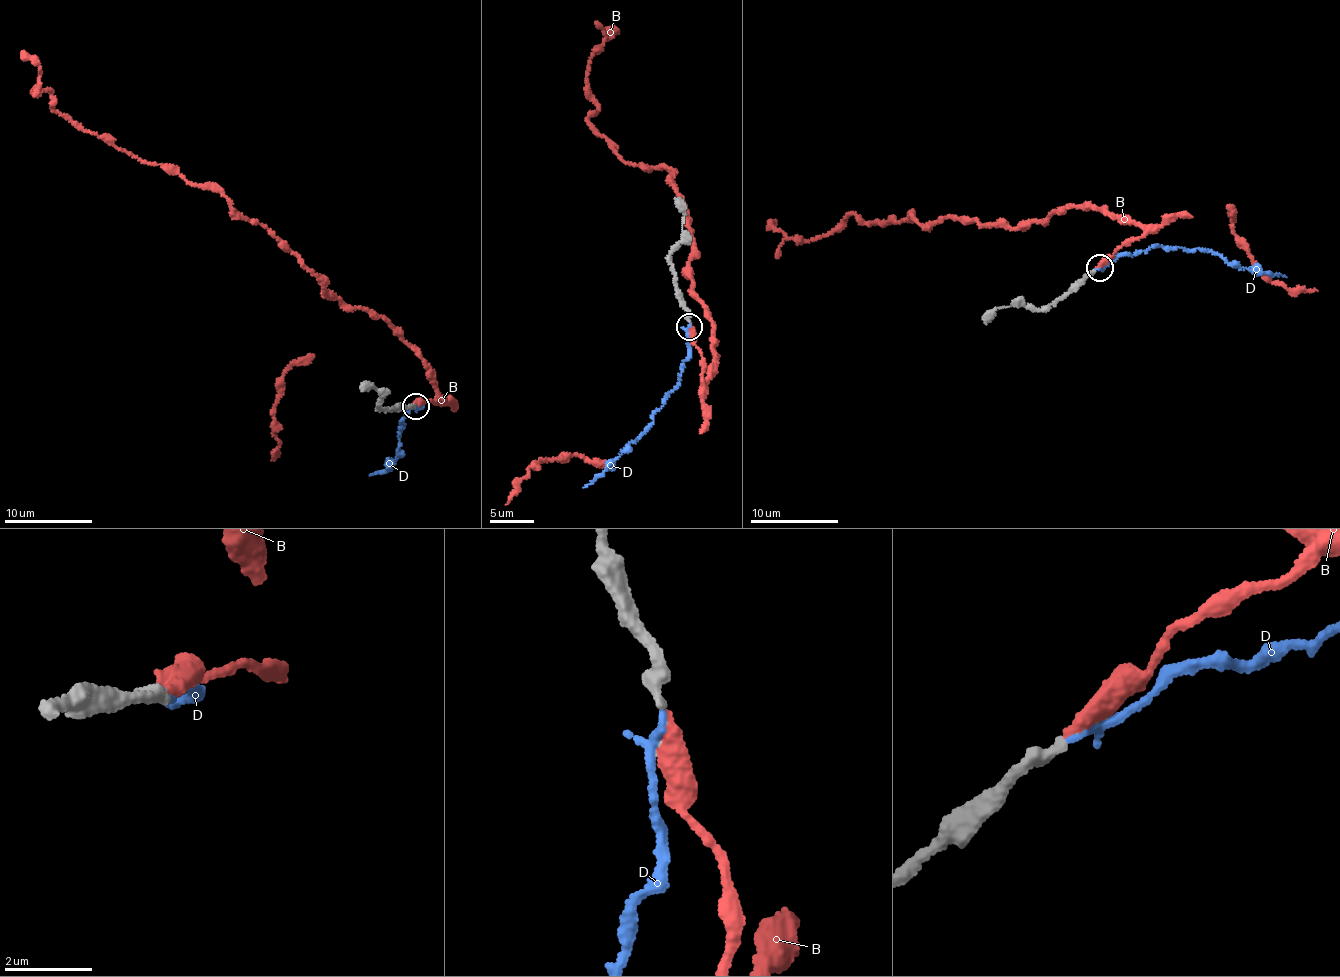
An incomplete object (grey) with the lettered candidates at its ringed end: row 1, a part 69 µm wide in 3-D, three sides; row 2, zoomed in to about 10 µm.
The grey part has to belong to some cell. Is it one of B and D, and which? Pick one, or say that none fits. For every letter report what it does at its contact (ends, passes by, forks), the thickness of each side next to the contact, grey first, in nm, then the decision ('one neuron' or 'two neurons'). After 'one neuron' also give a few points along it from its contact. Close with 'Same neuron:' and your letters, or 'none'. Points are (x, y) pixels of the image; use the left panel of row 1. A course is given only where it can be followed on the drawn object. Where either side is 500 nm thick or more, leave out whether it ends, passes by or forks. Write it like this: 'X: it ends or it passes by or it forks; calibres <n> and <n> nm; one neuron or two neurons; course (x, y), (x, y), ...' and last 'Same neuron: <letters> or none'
B: it ends; calibres 150 and 480 nm; one neuron; course (415, 406), (439, 404), (380, 316), (321, 287), (210, 187), (31, 92), (38, 64), (21, 52)
D: it ends; calibres 150 and 240 nm; two neurons
Same neuron: B

